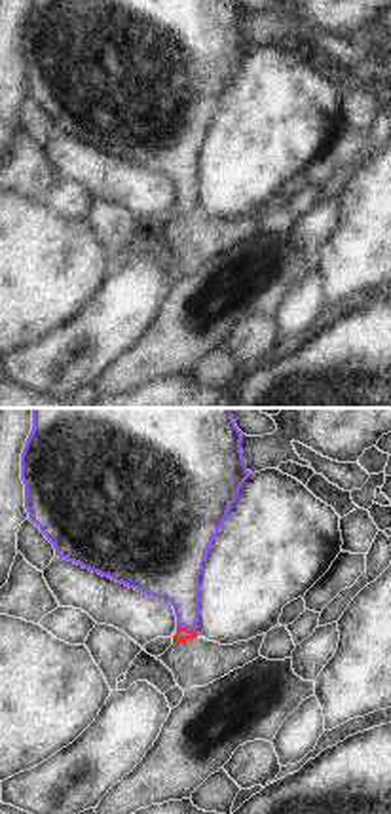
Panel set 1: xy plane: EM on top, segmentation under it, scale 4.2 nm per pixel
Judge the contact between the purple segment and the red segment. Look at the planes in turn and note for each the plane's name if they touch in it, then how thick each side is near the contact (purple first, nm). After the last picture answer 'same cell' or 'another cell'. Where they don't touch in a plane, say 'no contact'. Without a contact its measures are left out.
xy | 240/60 nm

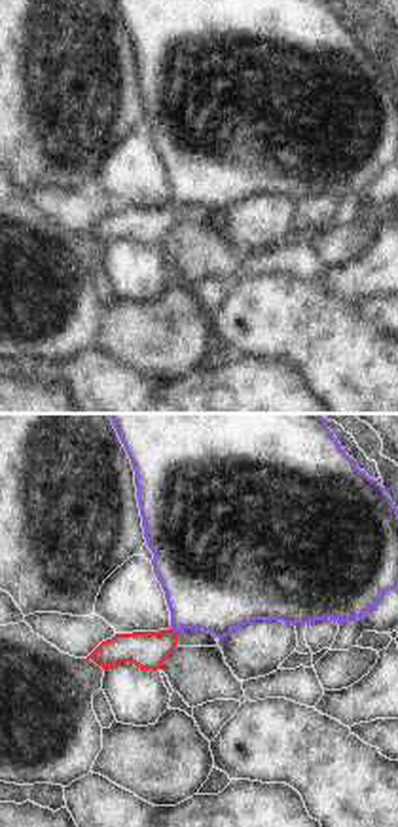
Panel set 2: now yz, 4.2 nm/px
yz | 400/160 nm

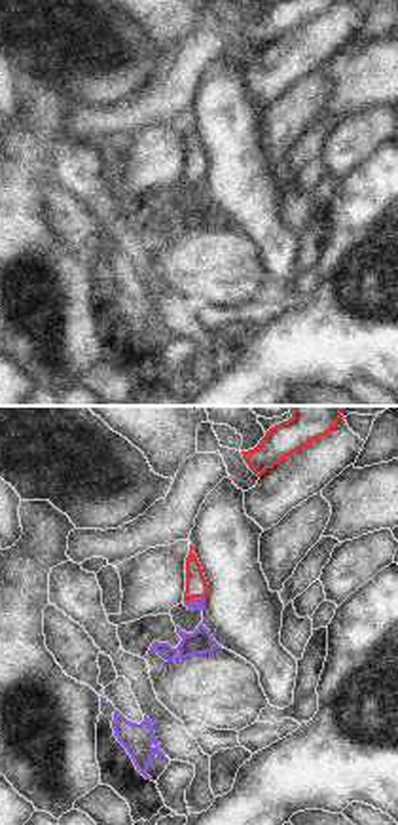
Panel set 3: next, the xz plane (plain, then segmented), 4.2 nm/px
xz | 60/100 nm

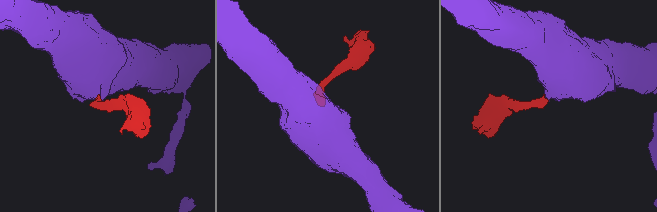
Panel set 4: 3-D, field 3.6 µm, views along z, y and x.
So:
same cell

